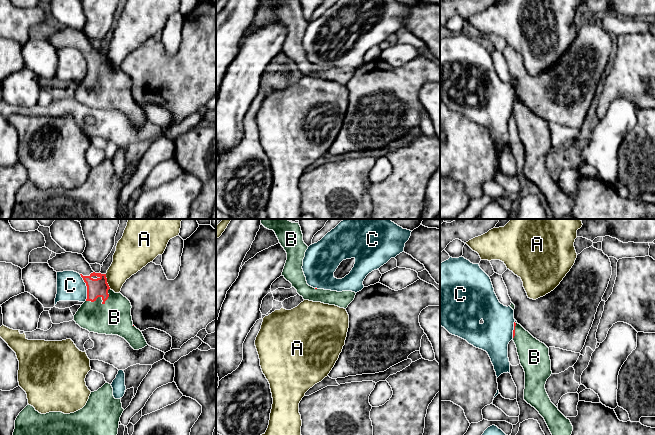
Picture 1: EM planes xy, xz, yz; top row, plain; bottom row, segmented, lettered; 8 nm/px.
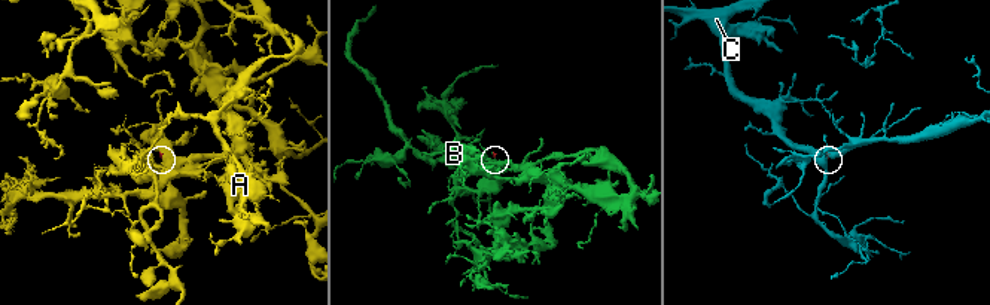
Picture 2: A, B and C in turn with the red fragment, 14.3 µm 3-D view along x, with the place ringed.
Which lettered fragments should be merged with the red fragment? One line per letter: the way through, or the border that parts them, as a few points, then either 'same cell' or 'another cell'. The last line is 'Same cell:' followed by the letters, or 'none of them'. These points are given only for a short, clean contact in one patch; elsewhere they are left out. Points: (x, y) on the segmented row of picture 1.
A: border xy (105, 274), (110, 288); another cell
B: same cell
C: another cell
Same cell: B

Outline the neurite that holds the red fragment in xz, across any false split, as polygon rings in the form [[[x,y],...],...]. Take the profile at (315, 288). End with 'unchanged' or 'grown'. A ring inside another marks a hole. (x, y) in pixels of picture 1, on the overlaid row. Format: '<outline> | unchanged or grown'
[[[261,219],[261,224],[275,232],[279,243],[286,251],[287,260],[282,276],[292,284],[304,300],[335,305],[344,309],[348,307],[355,298],[355,292],[317,289],[307,284],[302,266],[308,246],[303,241],[299,223],[292,223],[287,219]]] | grown

